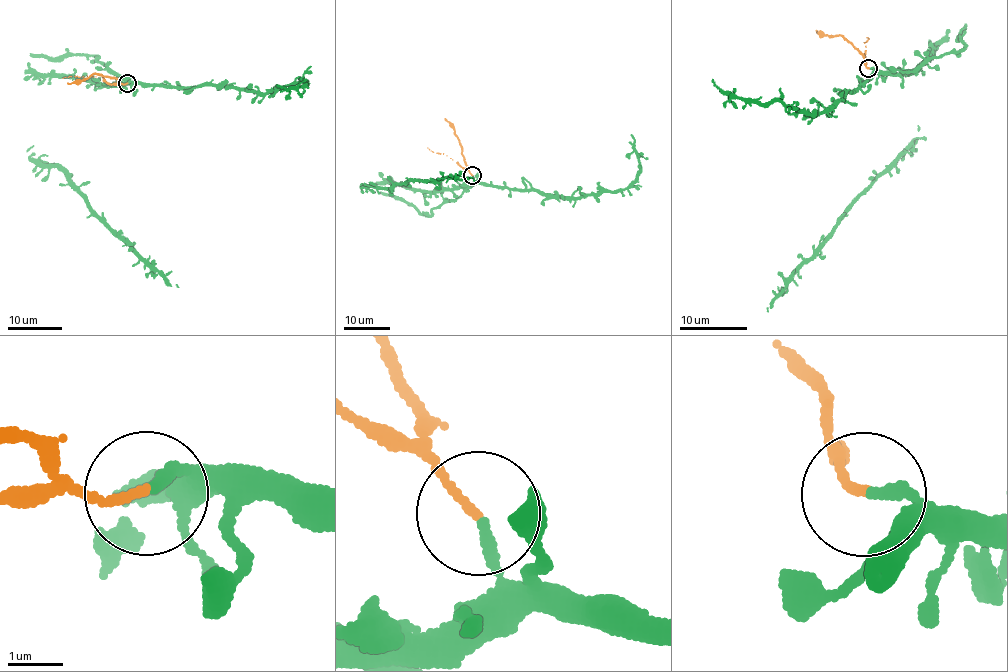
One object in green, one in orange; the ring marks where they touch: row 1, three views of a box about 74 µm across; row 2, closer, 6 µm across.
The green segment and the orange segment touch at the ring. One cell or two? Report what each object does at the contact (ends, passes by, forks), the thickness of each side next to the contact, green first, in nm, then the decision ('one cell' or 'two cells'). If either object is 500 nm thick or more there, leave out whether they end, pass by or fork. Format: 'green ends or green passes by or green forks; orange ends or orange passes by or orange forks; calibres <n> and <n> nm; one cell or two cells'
green ends; orange ends; calibres 190 and 140 nm; two cells

